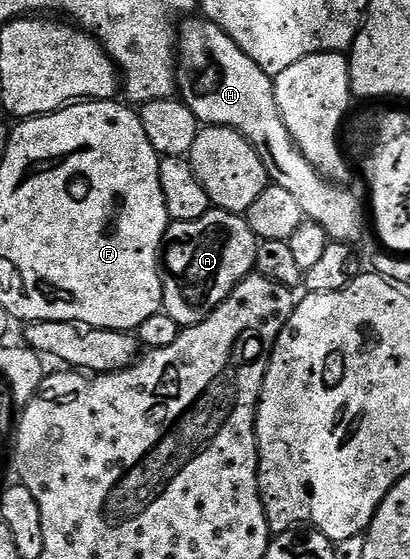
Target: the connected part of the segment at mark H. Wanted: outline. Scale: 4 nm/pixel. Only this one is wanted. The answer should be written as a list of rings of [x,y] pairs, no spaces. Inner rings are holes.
[[[190,18],[180,28],[180,35],[176,40],[176,84],[180,89],[181,99],[196,114],[196,118],[203,125],[219,128],[232,128],[242,135],[260,154],[266,167],[267,177],[273,183],[288,190],[300,201],[303,217],[314,220],[330,235],[334,242],[358,242],[362,236],[362,204],[349,192],[349,187],[326,180],[304,158],[304,154],[296,146],[292,134],[288,134],[288,126],[284,126],[284,118],[280,118],[280,106],[276,106],[274,82],[268,73],[260,70],[232,38],[220,26],[216,26],[205,18]]]

